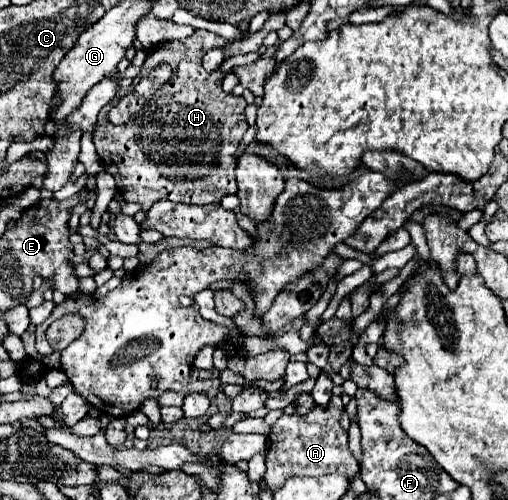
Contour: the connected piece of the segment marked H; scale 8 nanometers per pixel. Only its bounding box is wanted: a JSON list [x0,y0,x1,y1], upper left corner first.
[92,29,248,211]

